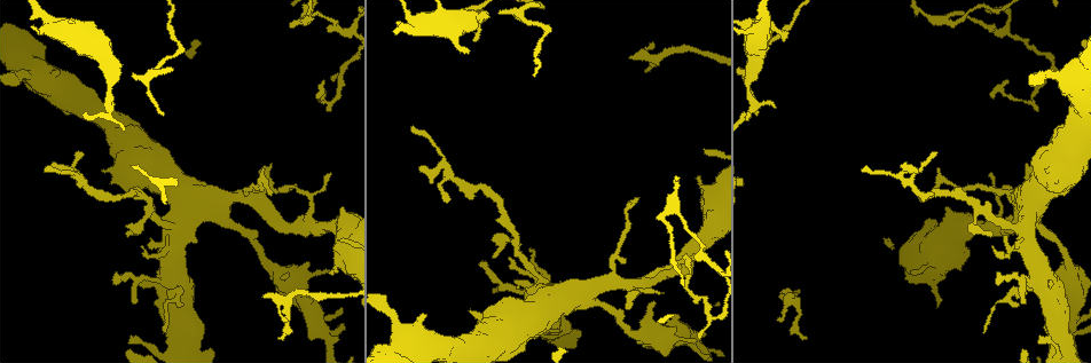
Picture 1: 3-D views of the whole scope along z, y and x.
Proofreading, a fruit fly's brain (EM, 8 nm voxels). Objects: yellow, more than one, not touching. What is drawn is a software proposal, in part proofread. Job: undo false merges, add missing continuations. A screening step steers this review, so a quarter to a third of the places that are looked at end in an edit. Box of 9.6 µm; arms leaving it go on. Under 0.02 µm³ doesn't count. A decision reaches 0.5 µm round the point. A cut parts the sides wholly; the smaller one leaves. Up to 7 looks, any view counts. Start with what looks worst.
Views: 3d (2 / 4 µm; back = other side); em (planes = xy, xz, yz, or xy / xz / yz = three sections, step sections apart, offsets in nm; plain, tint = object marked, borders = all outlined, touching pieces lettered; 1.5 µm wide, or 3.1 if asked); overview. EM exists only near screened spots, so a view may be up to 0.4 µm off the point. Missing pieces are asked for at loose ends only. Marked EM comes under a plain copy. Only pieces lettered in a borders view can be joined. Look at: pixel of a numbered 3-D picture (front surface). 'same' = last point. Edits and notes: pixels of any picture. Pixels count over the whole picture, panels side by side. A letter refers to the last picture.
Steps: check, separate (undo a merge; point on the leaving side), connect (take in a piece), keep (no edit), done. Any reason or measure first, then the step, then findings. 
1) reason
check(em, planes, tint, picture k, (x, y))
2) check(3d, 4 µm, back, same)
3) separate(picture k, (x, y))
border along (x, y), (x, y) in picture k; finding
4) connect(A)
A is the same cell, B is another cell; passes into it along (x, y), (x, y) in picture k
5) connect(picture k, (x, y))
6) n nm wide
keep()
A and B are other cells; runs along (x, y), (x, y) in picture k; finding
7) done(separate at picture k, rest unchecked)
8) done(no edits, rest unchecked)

thin end
check(3d, 4 µm, picture 1, (280, 191))

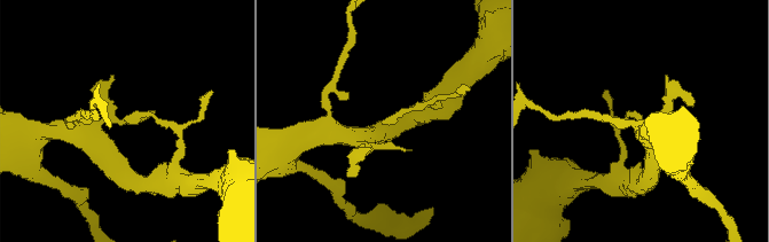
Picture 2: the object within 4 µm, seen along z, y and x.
check(em, planes, borders, picture 2, (383, 121))

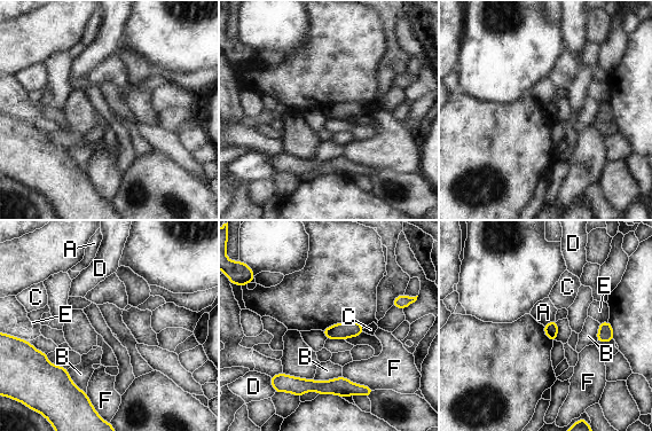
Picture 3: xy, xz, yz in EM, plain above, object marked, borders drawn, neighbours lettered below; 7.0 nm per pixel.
keep()
A, B, C, D, E and F are other cells; border along (555, 320), (543, 326) in picture 3; no lettered piece goes on from it

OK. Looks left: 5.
tapers out
check(em, xy, step 8, borders, picture 1, (750, 115))

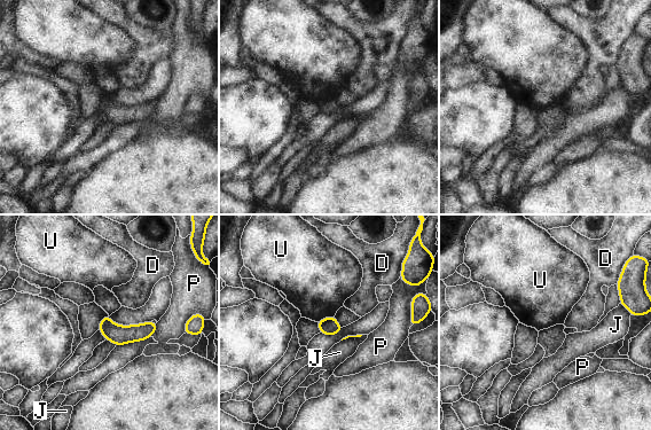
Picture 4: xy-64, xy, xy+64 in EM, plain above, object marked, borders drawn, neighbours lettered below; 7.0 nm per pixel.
check(em, yz, step 4, borders, same)

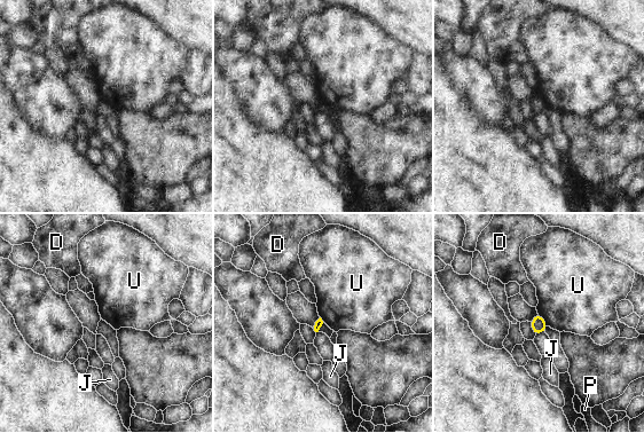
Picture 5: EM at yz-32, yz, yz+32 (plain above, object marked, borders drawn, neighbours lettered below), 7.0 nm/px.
U touches over 120 nm
keep()
D, J, P and U are other cells; border along (538, 313), (547, 325) in picture 5; none of them fits

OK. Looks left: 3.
free end
check(em, xz, step 4, tint, picture 1, (1045, 172))

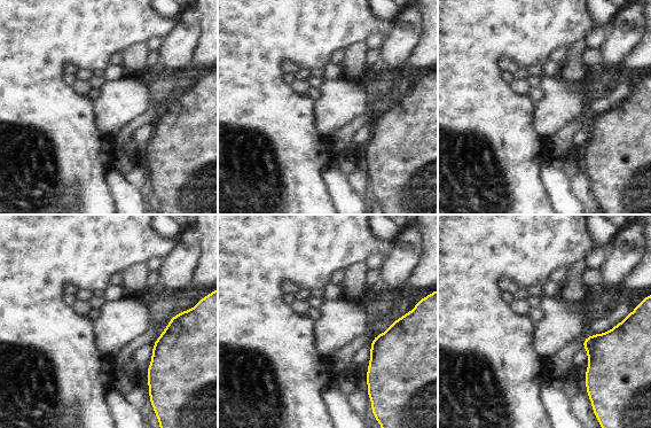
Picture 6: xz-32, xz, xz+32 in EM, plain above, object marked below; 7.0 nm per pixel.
cut it another way
check(em, planes, borders, same)

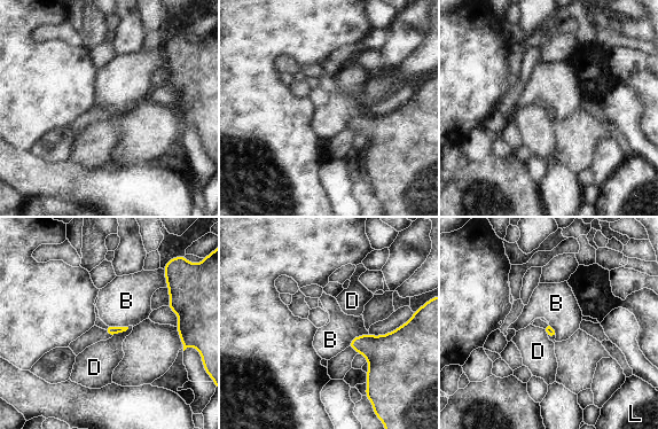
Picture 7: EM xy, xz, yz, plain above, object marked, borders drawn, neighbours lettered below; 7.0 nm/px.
keep()
B, D and L are other cells; border along (128, 327), (114, 335) in picture 7; no lettered piece goes on from it

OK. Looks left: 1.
done(no edits, rest unchecked)

